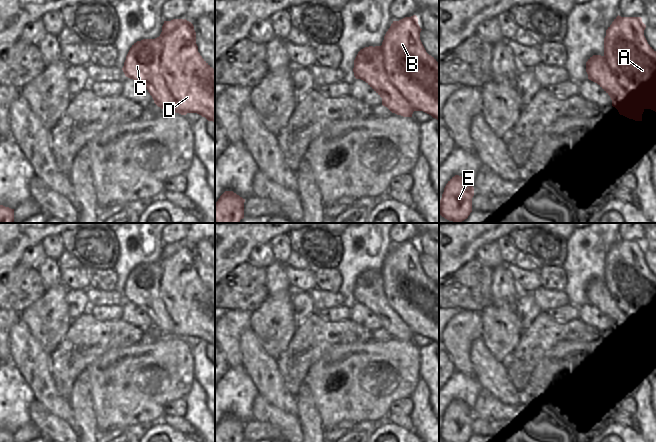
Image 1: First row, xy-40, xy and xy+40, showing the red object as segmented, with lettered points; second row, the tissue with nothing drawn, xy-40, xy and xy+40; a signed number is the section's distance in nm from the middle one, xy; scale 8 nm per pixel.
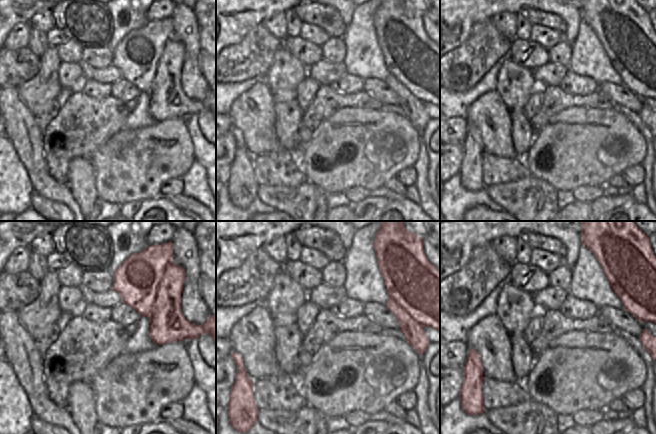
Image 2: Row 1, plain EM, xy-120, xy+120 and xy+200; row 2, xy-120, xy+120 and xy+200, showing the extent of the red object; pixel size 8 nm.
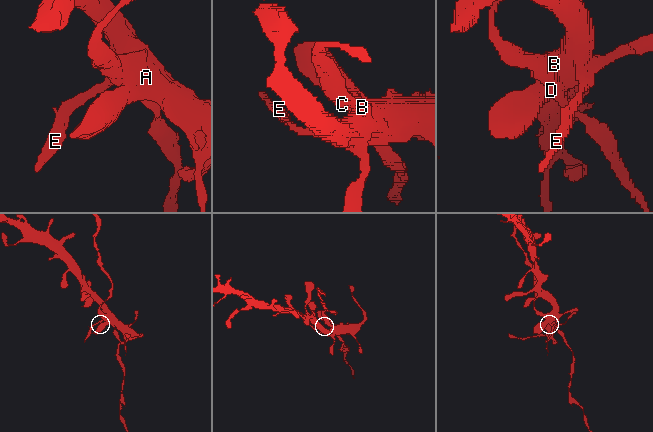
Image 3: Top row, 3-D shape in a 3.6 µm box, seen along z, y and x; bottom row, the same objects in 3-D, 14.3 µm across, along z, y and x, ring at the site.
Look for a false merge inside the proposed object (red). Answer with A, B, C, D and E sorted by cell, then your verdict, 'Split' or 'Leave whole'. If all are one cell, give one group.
Groups: A B D E / C. Split.

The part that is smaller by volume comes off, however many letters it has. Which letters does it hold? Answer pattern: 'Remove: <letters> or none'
Remove: C.

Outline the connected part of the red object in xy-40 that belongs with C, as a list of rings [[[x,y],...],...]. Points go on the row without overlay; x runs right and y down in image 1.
[[[183,243],[164,245],[162,256],[155,263],[137,265],[130,272],[122,292],[126,301],[137,305],[152,320],[154,327],[164,335],[172,335],[174,322],[160,296],[162,262],[174,255]]]

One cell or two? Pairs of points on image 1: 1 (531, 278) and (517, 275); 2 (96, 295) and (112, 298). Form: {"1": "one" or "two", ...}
{"1": "one", "2": "one"}

